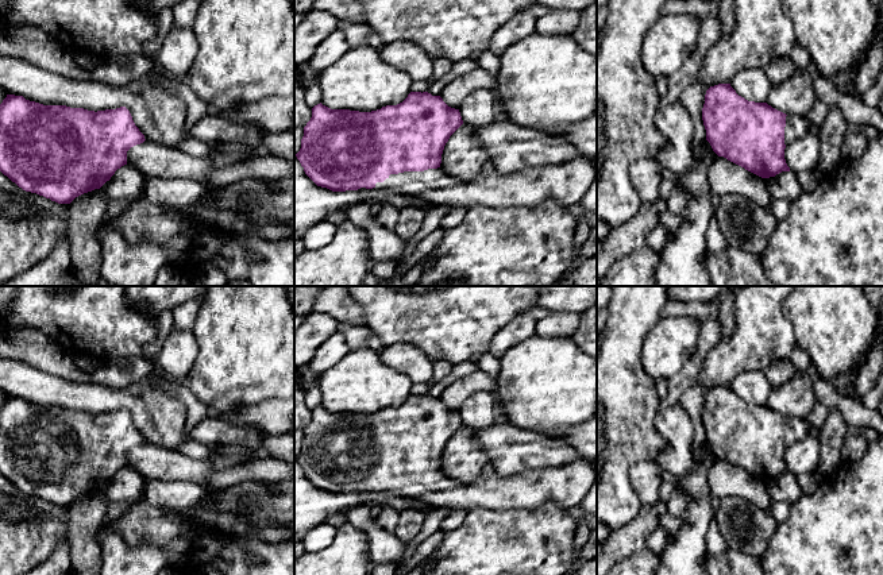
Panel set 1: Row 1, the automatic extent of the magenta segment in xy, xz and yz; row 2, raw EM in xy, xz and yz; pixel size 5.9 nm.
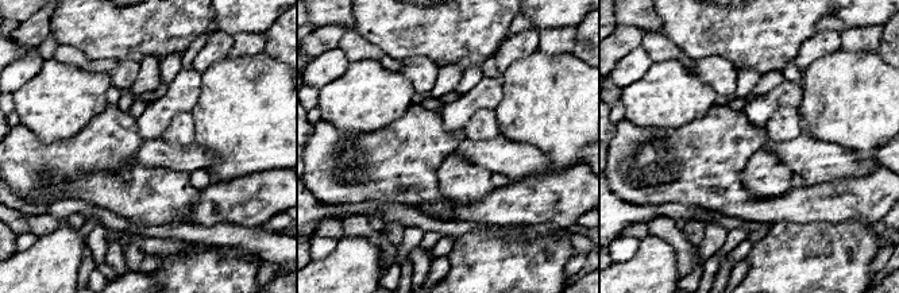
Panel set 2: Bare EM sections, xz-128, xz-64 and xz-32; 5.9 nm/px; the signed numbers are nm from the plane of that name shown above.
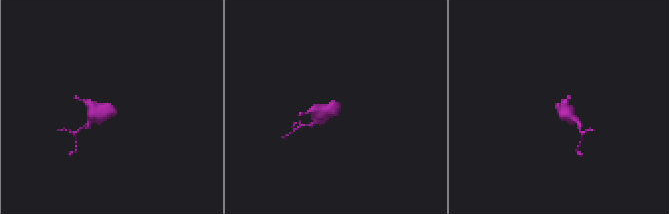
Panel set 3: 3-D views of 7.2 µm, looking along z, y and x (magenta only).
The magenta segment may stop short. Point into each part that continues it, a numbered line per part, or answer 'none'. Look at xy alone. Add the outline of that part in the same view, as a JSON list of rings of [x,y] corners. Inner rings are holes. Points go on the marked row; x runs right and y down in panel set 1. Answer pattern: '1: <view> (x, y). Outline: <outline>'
none

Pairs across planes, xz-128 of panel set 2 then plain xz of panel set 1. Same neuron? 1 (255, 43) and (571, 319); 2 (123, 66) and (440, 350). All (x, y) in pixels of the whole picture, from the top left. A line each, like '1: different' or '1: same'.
1: same
2: different

